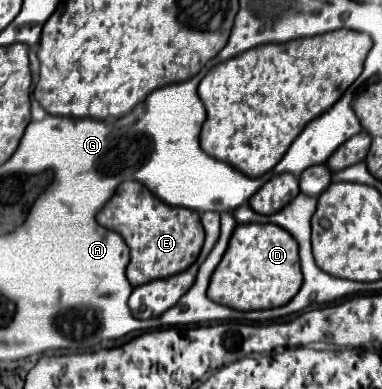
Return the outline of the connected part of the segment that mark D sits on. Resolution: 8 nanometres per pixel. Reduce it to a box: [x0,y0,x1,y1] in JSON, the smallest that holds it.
[210,224,302,310]

